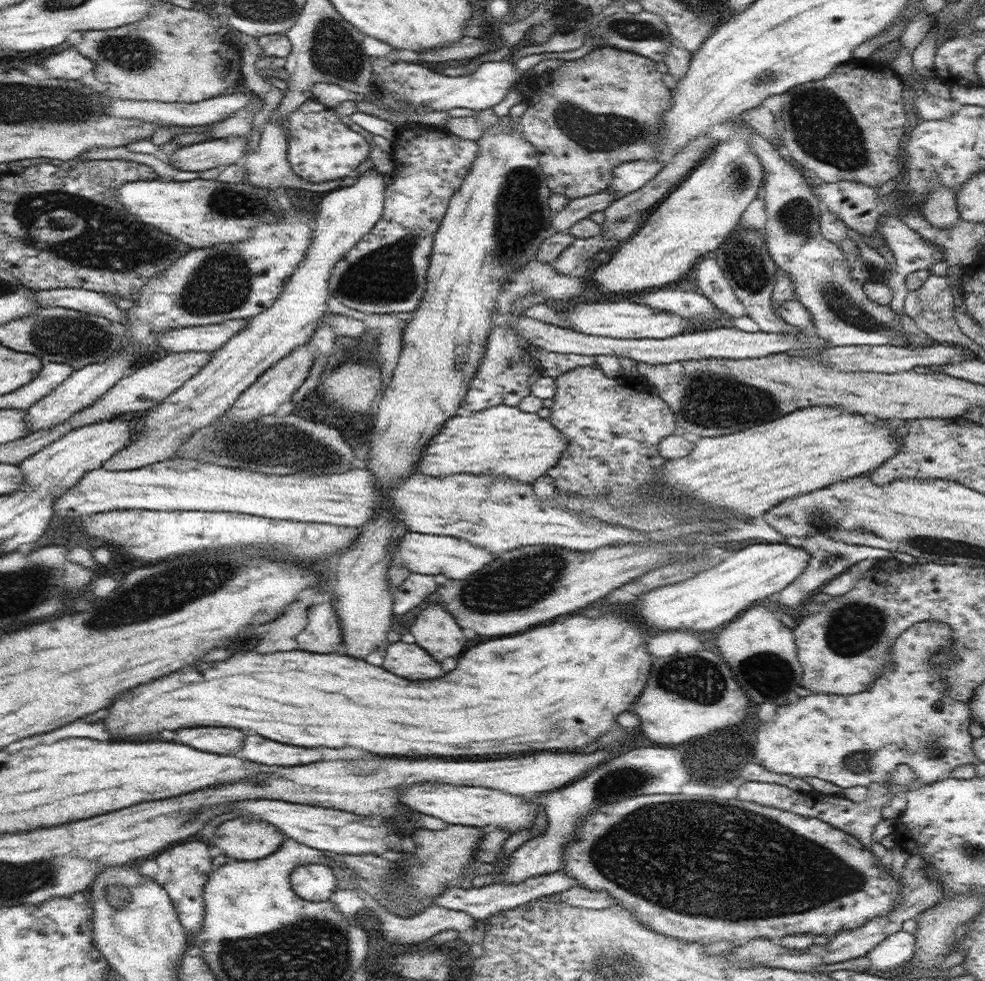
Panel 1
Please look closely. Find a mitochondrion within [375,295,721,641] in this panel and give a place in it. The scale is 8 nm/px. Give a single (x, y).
(512, 590)

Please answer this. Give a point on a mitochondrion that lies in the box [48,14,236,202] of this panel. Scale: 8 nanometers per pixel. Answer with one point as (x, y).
(132, 54)

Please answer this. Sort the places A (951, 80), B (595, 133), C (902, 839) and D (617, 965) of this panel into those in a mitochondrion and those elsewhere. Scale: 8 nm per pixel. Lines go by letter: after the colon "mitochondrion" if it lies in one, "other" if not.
A: other
B: mitochondrion
C: other
D: mitochondrion

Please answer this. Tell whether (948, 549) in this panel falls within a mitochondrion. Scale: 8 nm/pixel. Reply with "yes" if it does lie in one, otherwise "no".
yes

